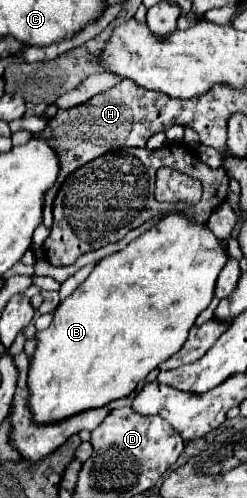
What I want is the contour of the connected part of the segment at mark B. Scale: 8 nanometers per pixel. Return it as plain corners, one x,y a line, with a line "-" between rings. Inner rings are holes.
170,212
124,250
100,260
86,282
56,308
50,328
38,334
38,346
28,370
34,420
58,422
132,394
136,384
144,380
150,370
166,362
186,342
194,320
212,302
218,274
228,258
224,242
214,236
206,224
186,214

